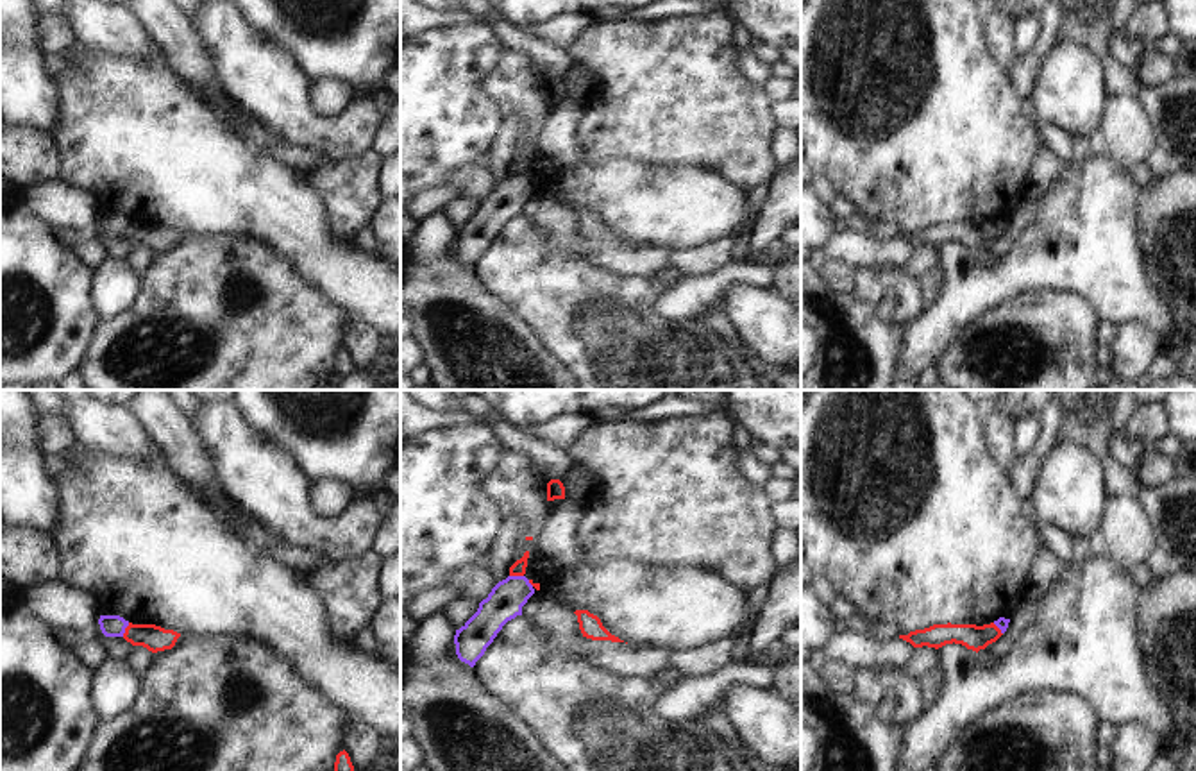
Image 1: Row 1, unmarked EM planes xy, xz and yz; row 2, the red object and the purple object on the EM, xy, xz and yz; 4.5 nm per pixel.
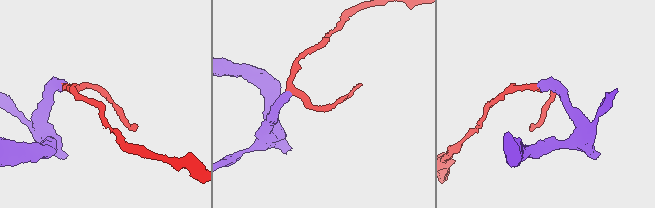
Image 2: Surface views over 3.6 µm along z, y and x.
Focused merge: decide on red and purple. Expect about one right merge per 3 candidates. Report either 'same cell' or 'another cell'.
another cell

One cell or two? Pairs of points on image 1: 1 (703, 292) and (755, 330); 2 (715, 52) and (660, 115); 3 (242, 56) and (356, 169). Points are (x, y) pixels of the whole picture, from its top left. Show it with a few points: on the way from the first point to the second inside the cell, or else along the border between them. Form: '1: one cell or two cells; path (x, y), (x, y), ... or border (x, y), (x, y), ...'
1: two cells; border (764, 290), (746, 283), (730, 283), (721, 294)
2: one cell; path (699, 68), (669, 99)
3: two cells; border (370, 149), (340, 160), (322, 158)

